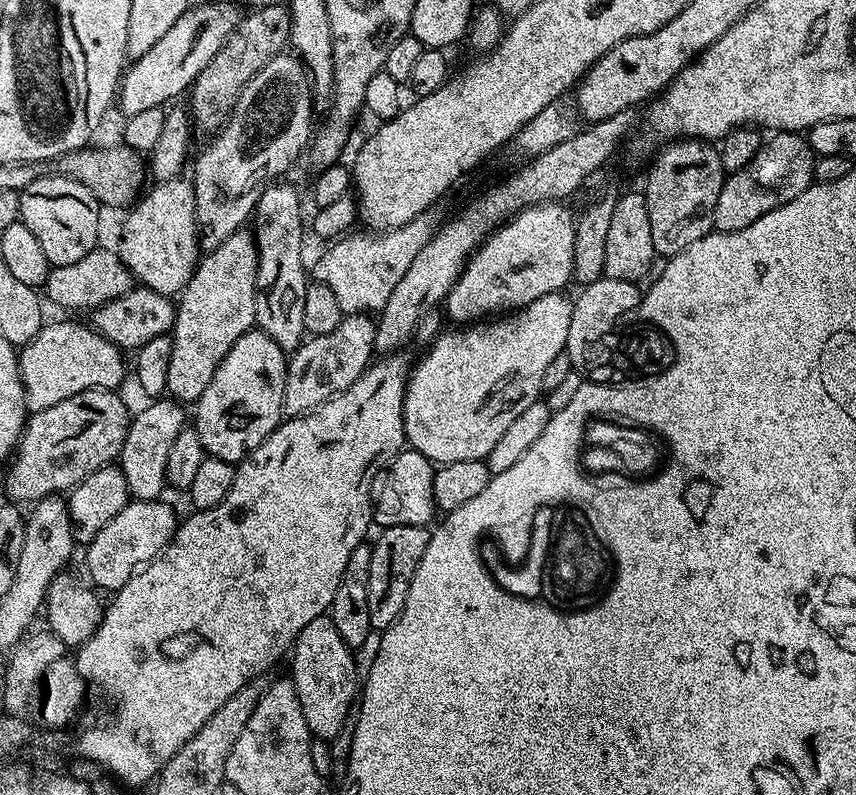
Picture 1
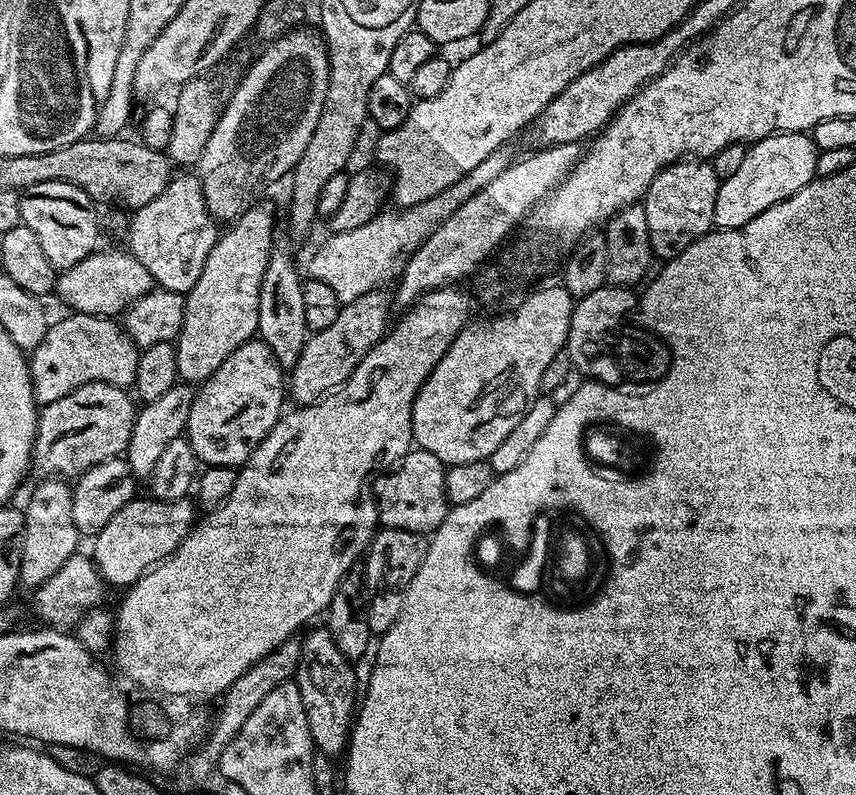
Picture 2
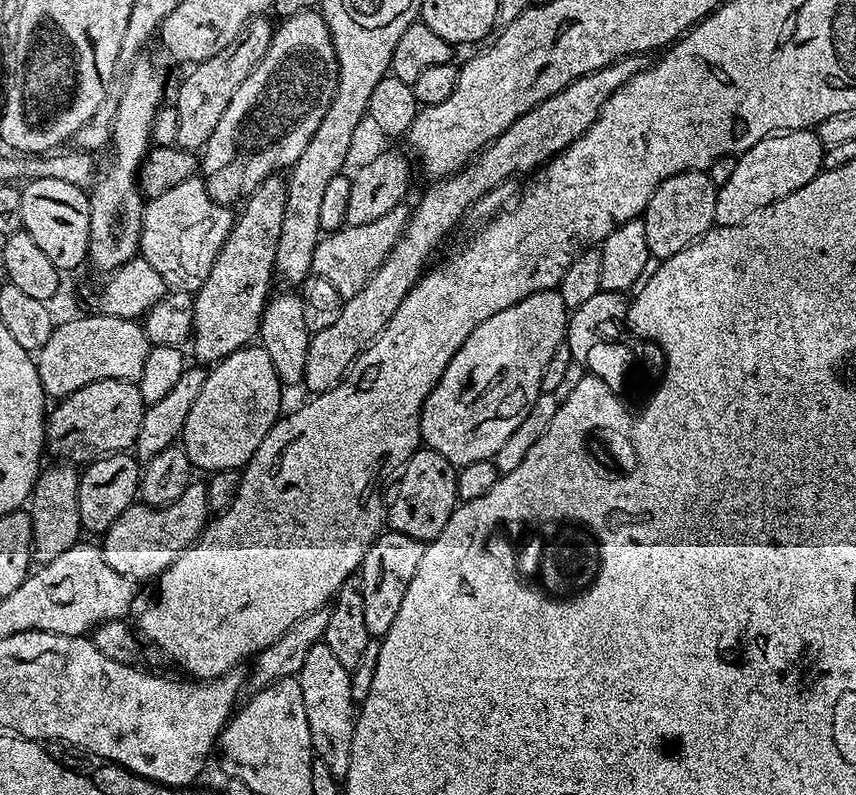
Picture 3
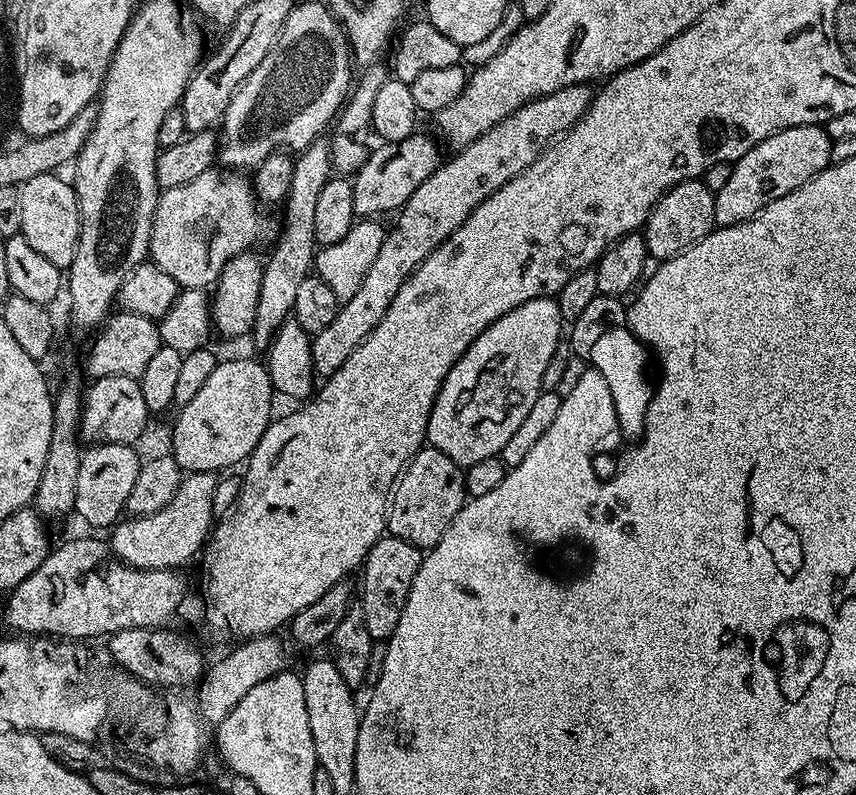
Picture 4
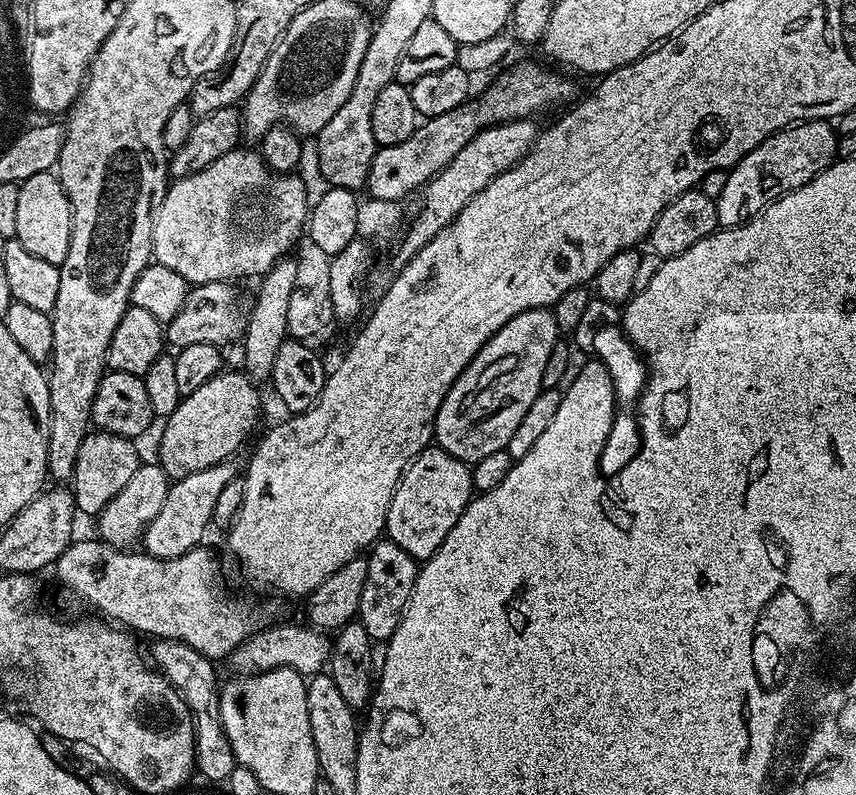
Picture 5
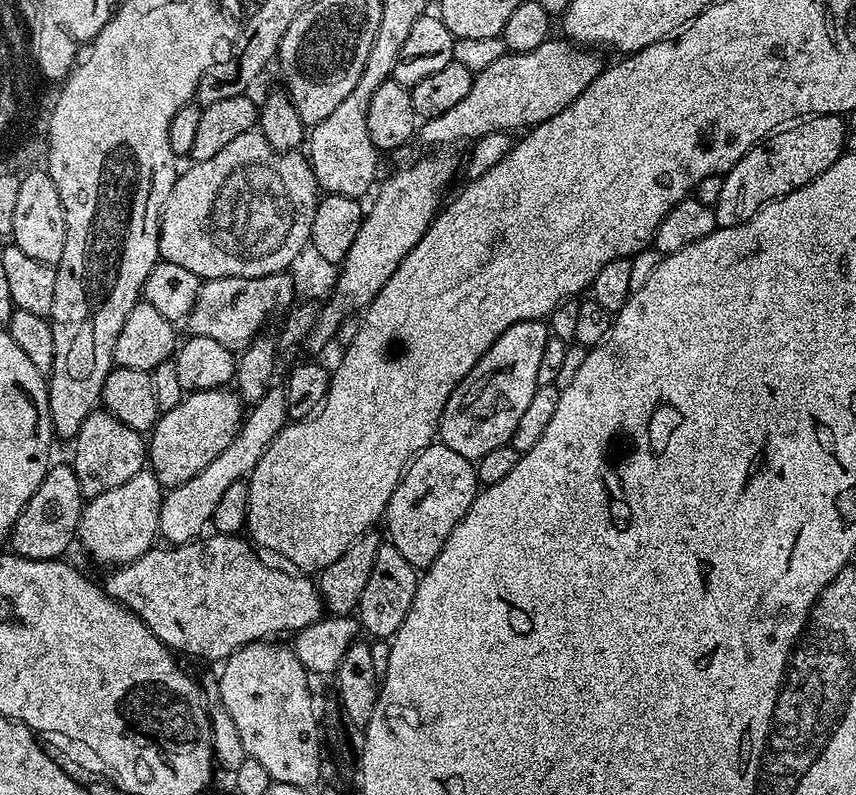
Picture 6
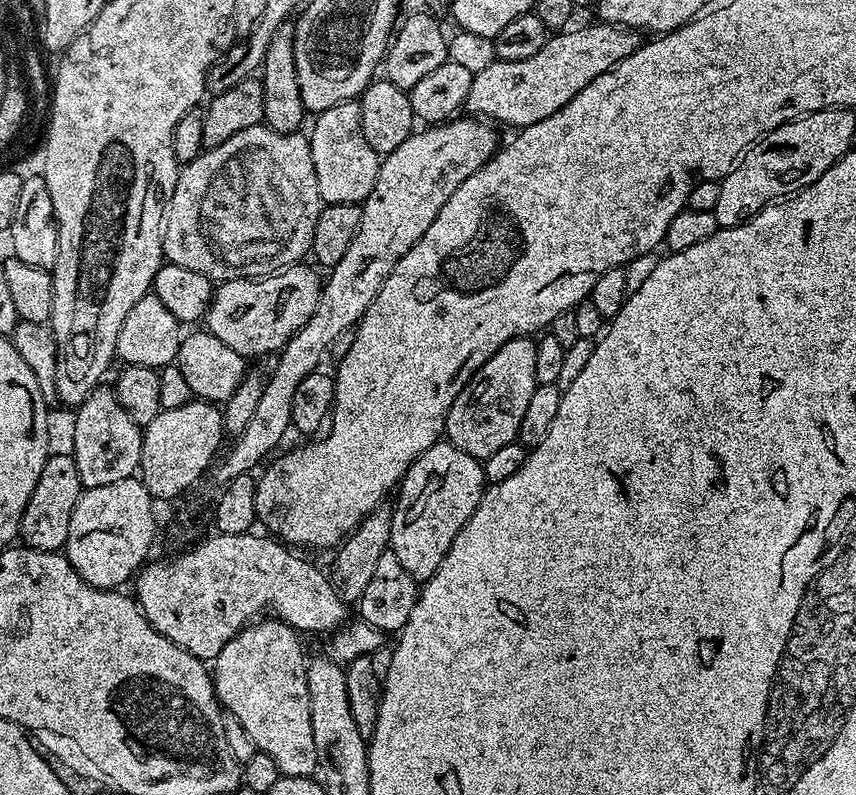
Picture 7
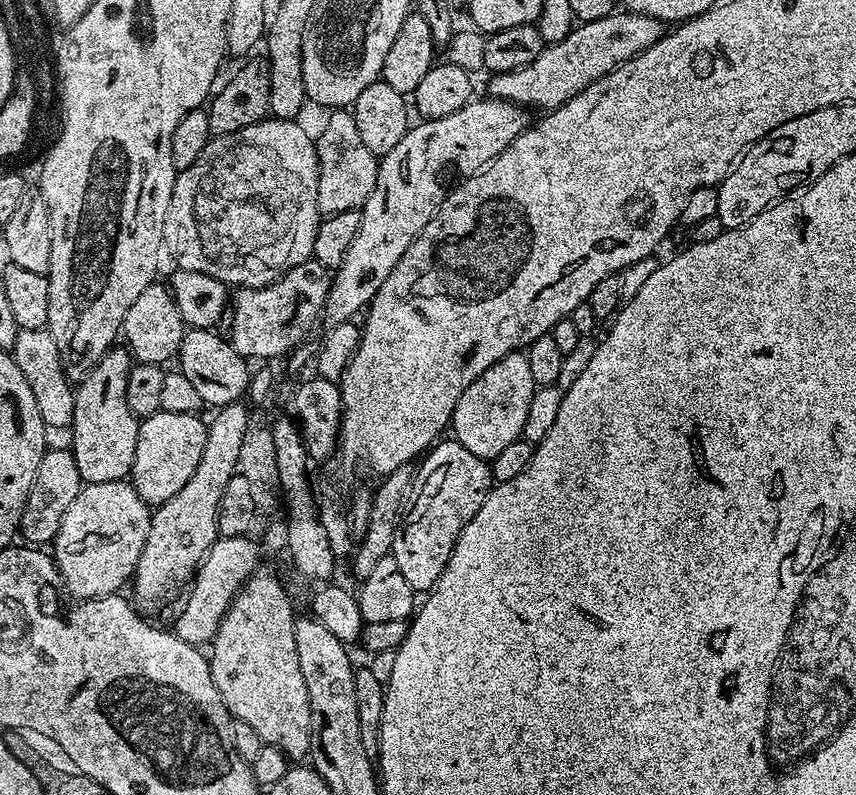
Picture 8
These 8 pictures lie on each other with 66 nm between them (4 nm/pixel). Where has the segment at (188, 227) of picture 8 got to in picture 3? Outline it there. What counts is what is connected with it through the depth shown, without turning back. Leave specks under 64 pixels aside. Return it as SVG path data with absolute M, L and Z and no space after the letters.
M203 179L187 180L174 186L174 190L166 190L166 194L153 196L145 203L139 255L144 256L146 262L150 262L154 270L158 270L158 274L162 274L169 289L194 294L202 286L206 274L210 274L210 266L214 266L214 258L218 258L218 250L222 250L233 223L233 209L214 202L204 189Z

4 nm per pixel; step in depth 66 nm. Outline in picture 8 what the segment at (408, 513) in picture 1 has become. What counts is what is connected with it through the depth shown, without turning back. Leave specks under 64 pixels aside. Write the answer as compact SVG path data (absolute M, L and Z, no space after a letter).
M441 439L428 449L416 468L412 498L401 519L400 529L394 534L390 553L413 592L427 594L432 591L442 570L446 570L446 562L450 562L450 554L462 530L470 518L478 514L493 487L489 461L478 458L478 454L470 454L470 450L456 439Z

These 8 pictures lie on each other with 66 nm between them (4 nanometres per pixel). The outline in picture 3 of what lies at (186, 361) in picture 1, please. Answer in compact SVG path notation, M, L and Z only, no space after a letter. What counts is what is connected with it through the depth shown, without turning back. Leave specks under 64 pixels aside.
M280 174L258 182L256 189L243 201L239 209L241 212L235 217L222 250L218 250L218 258L214 258L214 266L210 266L210 274L206 274L202 286L194 293L190 347L192 346L193 354L201 360L197 360L201 365L215 365L257 339L260 319L273 291L278 234L282 234L282 214L286 210L287 189L285 177Z

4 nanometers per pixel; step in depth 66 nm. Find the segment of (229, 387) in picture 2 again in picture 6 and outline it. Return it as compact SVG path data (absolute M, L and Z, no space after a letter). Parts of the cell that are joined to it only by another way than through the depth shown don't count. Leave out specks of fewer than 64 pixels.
M223 387L205 392L189 391L174 410L160 413L146 444L146 464L158 478L161 489L177 488L182 482L190 482L194 474L206 470L206 466L234 442L246 408L235 391L228 391L232 390Z

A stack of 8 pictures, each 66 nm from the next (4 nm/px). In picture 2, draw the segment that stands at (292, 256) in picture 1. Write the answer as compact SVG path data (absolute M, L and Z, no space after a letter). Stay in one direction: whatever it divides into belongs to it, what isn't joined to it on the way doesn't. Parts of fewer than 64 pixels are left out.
M280 246L273 247L272 257L266 266L266 274L262 274L262 290L258 294L258 326L256 327L259 339L274 354L274 358L285 370L291 368L298 362L298 354L302 354L302 346L307 342L310 331L306 324L305 303L303 302L302 276L296 273L296 264L288 252L283 252Z

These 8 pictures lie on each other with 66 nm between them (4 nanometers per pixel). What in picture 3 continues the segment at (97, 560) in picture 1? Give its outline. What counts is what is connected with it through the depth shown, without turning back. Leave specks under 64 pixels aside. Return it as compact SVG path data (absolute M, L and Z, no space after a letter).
M203 483L189 484L174 502L163 506L149 506L143 502L134 502L103 533L102 551L106 562L113 570L118 570L134 582L159 577L189 546L200 539L210 513L206 502L206 487Z

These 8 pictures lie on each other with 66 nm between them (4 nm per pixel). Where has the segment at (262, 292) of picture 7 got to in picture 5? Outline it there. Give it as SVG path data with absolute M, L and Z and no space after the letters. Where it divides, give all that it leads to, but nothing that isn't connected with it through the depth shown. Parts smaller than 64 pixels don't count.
M225 280L193 285L186 296L182 309L165 327L165 339L175 349L194 346L199 343L214 345L219 348L236 341L243 335L247 324L247 311L237 300L238 294L233 283Z

